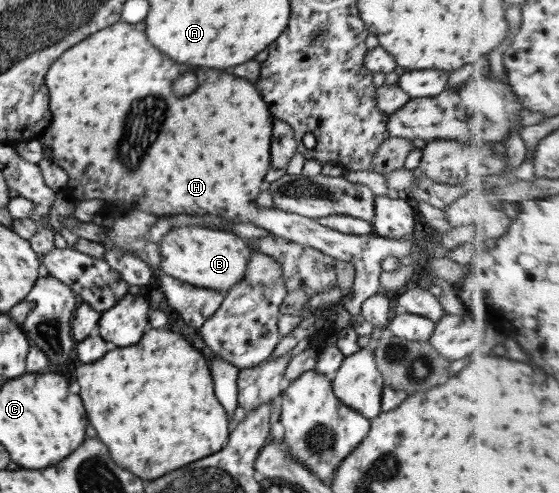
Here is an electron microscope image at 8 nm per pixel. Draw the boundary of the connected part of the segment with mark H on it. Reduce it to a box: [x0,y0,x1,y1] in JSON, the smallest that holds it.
[39,22,490,322]

